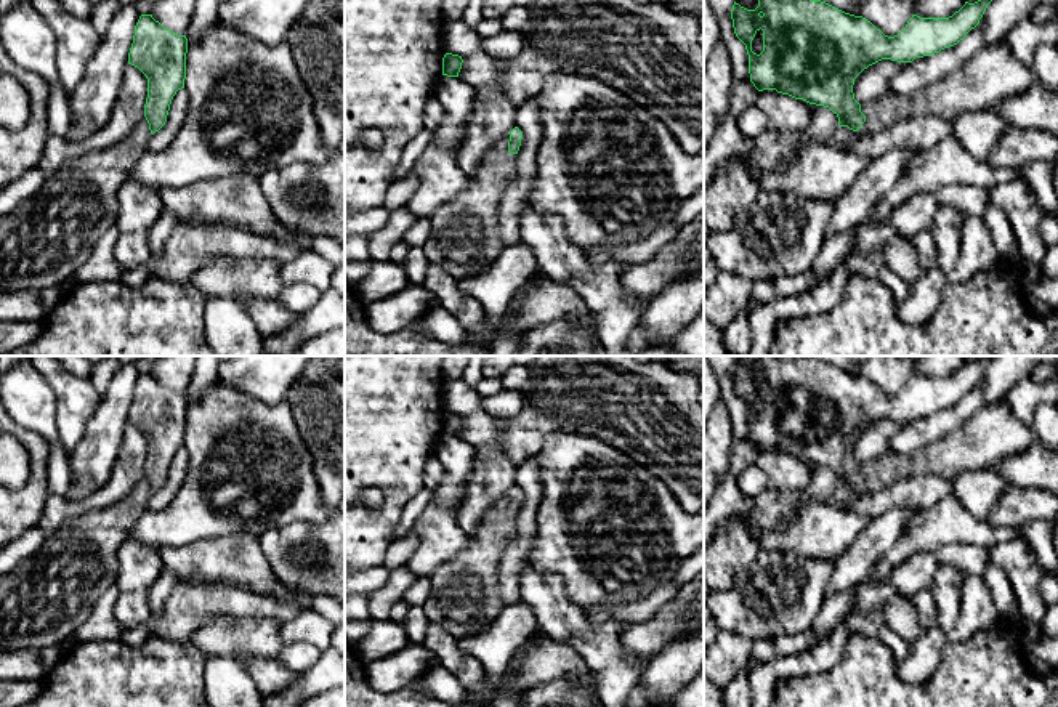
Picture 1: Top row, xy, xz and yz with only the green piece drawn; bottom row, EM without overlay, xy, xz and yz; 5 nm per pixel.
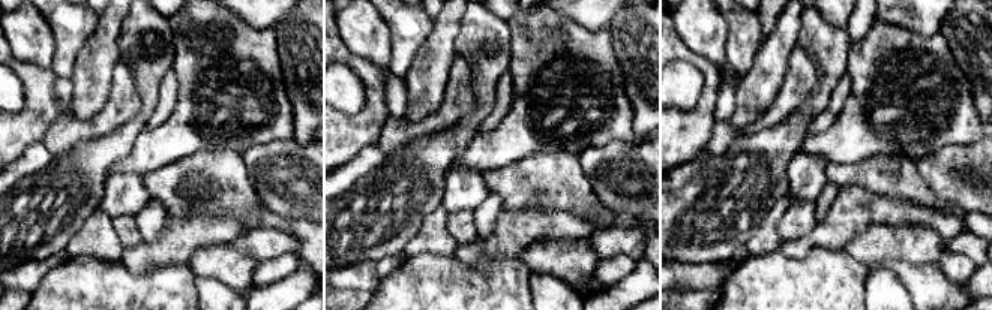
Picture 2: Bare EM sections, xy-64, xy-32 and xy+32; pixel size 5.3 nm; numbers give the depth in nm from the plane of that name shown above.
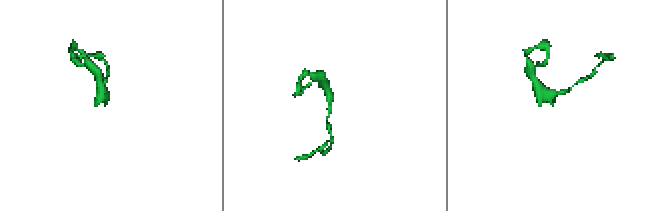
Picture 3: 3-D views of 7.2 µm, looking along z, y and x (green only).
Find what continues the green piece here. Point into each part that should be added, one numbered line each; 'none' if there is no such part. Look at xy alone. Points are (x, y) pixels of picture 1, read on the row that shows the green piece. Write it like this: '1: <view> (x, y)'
1: xy (48, 236)

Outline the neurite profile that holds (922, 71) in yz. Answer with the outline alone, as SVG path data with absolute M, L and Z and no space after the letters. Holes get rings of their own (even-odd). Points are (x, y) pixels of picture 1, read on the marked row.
M976 26L957 45L930 56L915 58L909 63L903 75L891 82L891 91L901 96L911 96L928 83L965 66L984 45L983 30Z

